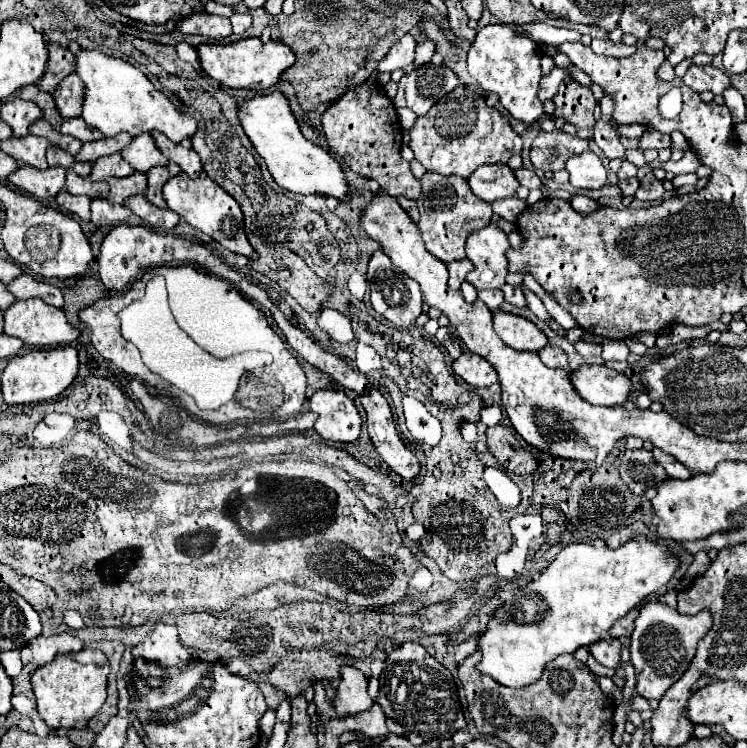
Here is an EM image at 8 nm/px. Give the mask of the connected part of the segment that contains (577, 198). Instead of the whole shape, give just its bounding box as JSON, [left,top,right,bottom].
[572,195,598,213]

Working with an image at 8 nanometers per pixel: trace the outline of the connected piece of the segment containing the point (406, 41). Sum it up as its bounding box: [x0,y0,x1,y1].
[378,35,416,73]

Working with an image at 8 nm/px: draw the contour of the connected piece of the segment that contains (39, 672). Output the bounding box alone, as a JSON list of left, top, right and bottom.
[32,649,108,729]

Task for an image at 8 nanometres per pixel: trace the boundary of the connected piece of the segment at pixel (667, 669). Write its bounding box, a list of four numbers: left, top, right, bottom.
[630,601,712,701]

